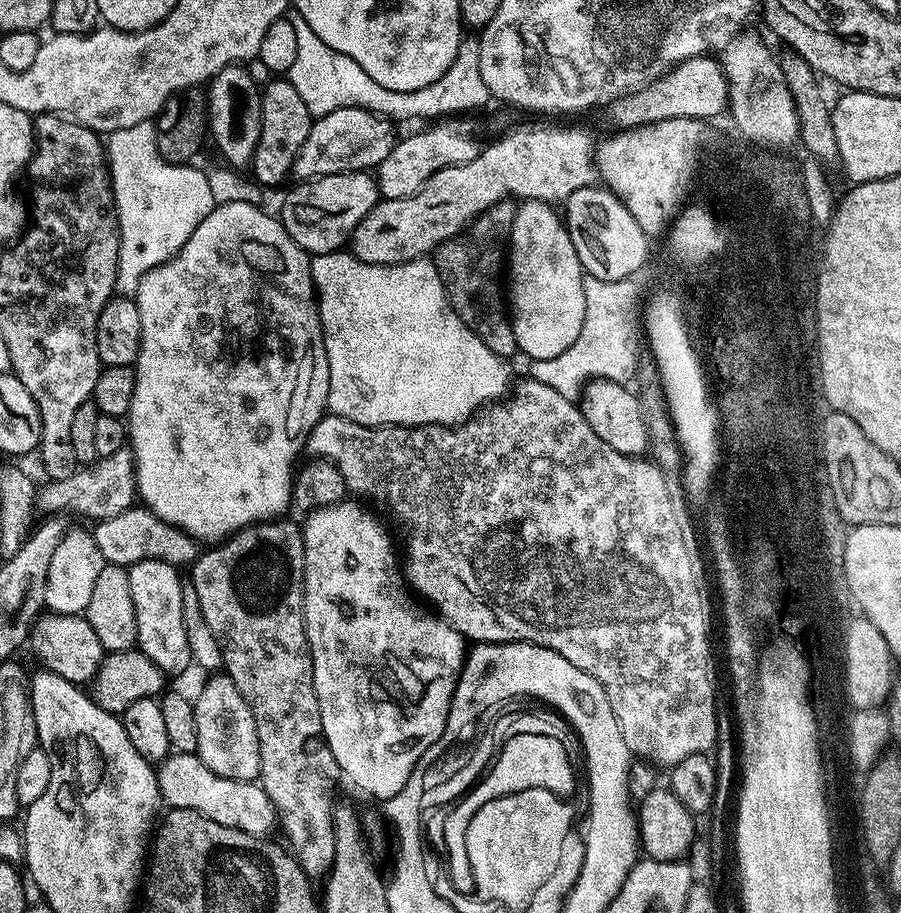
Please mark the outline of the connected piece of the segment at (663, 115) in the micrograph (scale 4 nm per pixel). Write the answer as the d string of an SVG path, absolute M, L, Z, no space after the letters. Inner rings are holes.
M711 55L695 56L677 64L671 72L626 96L619 96L607 105L608 120L620 130L631 130L645 124L657 124L662 119L687 116L714 118L729 107L728 82L721 61L711 60Z

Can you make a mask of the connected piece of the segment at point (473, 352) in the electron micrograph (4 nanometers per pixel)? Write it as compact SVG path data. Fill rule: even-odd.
M341 250L339 252L327 252L321 256L312 256L312 285L316 288L316 298L320 309L320 325L324 331L324 349L326 350L326 358L328 359L328 407L327 411L334 416L341 416L347 420L358 422L362 426L370 426L371 428L383 428L385 426L399 426L402 428L413 428L419 424L446 424L455 426L463 424L469 416L473 416L478 409L486 404L493 403L505 395L510 388L510 380L508 384L508 368L505 357L494 355L490 349L484 345L482 338L478 338L466 325L462 322L462 318L458 318L458 314L453 310L452 305L448 302L448 294L444 290L444 284L440 280L440 275L436 269L435 263L431 259L421 258L419 260L411 260L405 264L367 264L362 262L358 257L352 255L351 251Z

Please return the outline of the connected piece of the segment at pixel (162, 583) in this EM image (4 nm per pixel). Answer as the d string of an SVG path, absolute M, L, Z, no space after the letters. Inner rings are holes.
M143 560L137 564L127 565L126 571L128 573L128 582L130 588L130 598L134 604L134 618L136 619L136 644L138 645L138 651L142 654L146 654L146 658L150 658L150 662L154 662L154 666L158 666L166 674L172 674L172 672L184 672L193 663L194 657L192 655L192 643L188 641L189 625L184 624L184 592L186 596L186 588L180 585L180 576L178 573L177 565L167 564L161 560Z

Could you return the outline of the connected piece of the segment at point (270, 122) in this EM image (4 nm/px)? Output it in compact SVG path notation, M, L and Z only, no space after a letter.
M272 78L263 85L260 93L261 100L261 134L253 152L252 161L250 163L250 171L252 170L254 180L260 185L283 185L284 179L289 179L292 171L292 163L298 154L298 150L302 146L302 142L306 142L306 138L312 129L313 116L306 110L306 102L302 102L302 98L298 95L298 90L294 90L294 86L287 78Z

